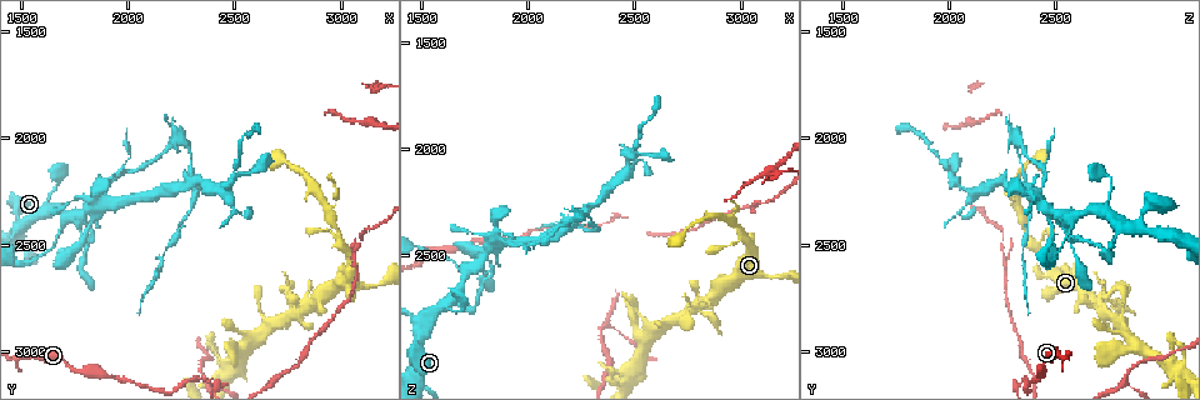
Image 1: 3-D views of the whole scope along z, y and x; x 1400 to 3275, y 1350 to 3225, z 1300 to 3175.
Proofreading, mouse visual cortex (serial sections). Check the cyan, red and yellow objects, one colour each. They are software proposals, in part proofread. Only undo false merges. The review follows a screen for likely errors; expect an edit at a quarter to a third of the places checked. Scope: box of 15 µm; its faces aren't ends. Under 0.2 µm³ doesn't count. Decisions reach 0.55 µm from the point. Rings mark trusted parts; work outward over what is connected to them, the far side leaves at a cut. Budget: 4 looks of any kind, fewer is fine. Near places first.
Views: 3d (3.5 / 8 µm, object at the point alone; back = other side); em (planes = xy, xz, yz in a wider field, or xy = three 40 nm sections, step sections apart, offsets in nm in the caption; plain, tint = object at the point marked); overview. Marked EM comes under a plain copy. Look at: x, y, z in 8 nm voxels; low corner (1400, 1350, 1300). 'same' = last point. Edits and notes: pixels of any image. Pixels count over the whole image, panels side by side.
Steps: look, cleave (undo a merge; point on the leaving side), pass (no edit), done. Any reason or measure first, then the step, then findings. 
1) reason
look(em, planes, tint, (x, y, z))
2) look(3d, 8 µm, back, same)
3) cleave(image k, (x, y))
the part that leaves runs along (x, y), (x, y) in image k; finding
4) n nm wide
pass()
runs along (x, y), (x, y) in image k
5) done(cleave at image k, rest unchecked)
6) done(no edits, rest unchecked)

calibre changes
look(3d, 3.5 µm, (1690, 2450, 2560))

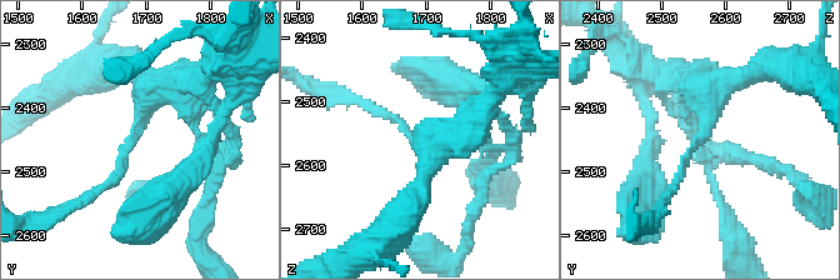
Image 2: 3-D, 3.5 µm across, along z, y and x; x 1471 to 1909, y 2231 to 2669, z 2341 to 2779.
arms of 100, 300 nm
pass()
runs along (733, 79), (710, 86), (666, 198) in image 2; all the same cell

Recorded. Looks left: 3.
three-way junction
look(3d, 8 µm, back, (2790, 2800, 2730))

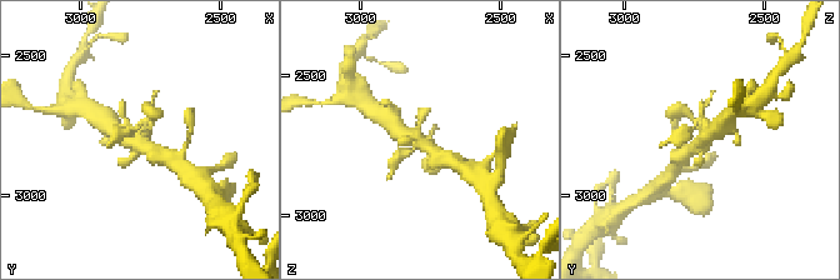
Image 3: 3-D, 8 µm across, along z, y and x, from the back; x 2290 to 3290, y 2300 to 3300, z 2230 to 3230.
look(3d, 3.5 µm, (2800, 2820, 2730))

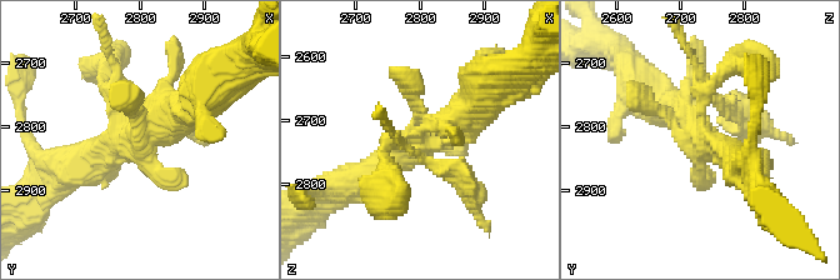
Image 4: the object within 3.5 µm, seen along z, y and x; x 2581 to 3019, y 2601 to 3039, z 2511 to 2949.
pass()
runs along (481, 96), (431, 141), (355, 183) in image 4; one cell here

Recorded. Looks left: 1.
done(no edits, rest unchecked)

